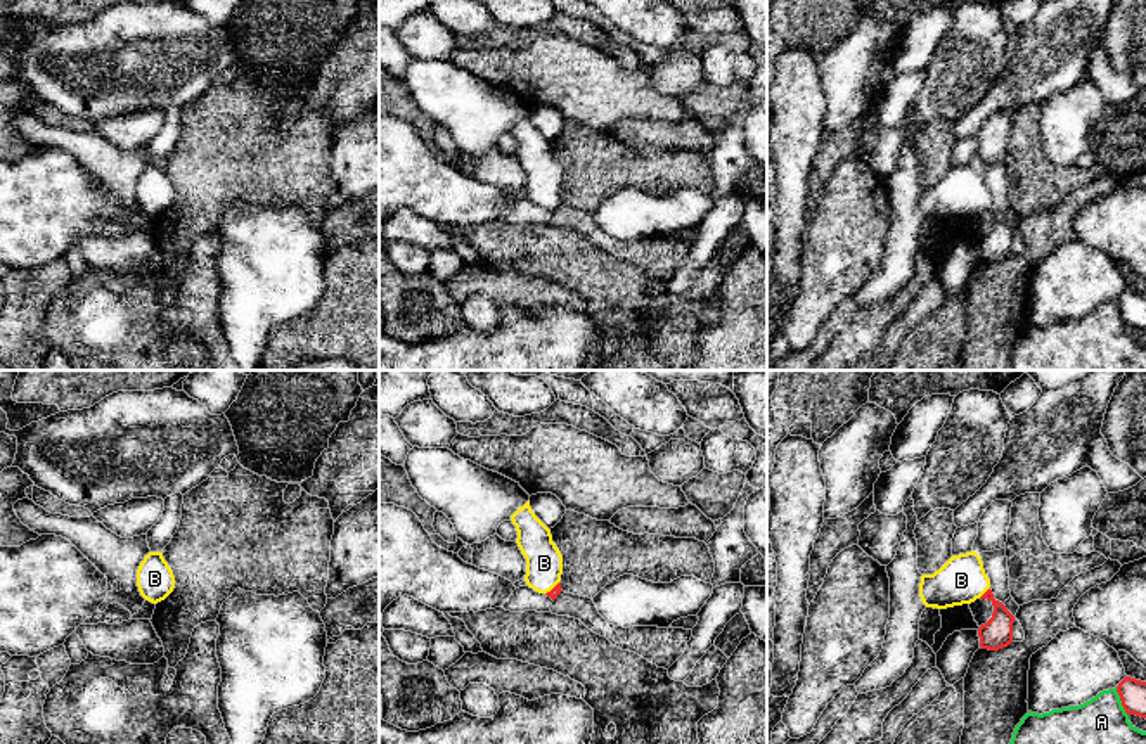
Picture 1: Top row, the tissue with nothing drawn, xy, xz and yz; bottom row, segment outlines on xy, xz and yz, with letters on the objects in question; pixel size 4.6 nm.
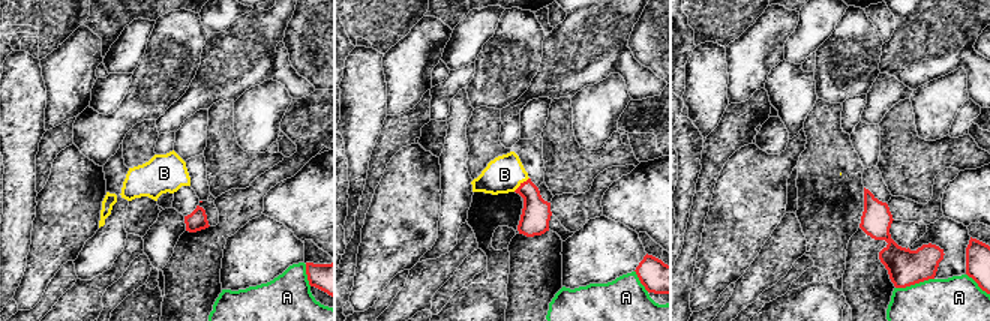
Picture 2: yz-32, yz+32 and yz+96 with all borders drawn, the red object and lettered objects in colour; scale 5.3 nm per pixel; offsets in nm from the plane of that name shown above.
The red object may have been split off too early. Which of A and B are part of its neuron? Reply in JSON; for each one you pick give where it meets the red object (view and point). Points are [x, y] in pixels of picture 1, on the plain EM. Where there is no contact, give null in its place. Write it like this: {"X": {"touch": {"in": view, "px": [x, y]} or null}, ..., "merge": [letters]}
{"B": {"touch": {"in": "yz", "px": [985, 205]}}, "merge": ["B"]}

